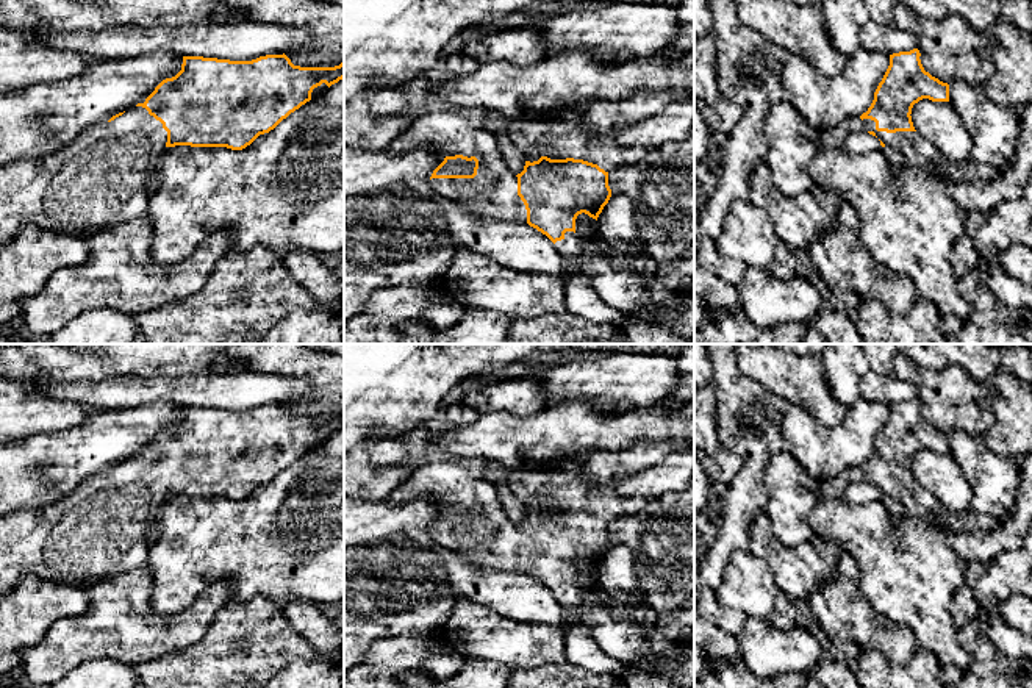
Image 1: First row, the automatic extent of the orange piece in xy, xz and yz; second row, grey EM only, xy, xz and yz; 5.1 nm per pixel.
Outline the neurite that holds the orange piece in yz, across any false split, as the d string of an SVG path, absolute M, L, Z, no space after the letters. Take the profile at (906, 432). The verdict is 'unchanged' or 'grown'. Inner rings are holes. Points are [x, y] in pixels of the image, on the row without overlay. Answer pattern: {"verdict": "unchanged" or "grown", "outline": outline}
{"verdict": "grown", "outline": "M918 399L890 405L890 416L879 433L874 450L860 466L863 480L876 486L882 497L904 505L904 516L930 525L946 525L951 532L990 532L996 519L988 514L949 511L913 477L912 458L923 449L949 452L949 435L924 421Z"}

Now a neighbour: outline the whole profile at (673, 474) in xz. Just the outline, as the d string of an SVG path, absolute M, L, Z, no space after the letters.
M694 449L668 453L655 466L627 477L615 488L621 497L655 499L686 489L694 478Z

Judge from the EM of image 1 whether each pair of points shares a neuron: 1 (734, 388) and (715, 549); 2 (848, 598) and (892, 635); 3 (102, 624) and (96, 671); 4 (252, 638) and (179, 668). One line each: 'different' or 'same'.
1: same
2: same
3: different
4: same

